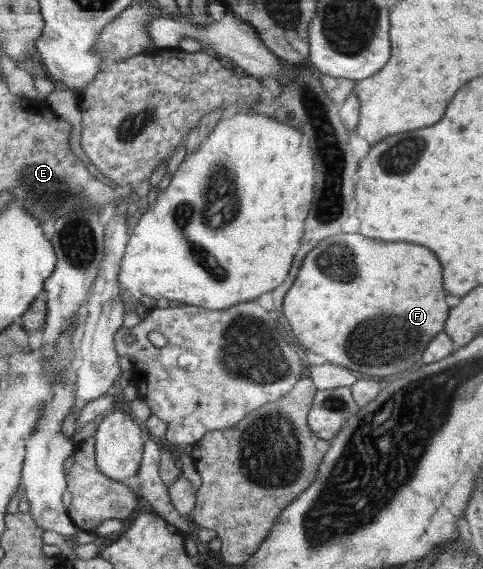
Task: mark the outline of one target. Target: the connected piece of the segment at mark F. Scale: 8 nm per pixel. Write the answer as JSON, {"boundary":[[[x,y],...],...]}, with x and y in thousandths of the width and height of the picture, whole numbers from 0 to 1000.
{"boundary":[[[696,411],[667,422],[629,453],[605,506],[588,522],[586,552],[617,598],[646,619],[671,626],[683,640],[749,657],[762,657],[766,643],[795,643],[839,657],[870,636],[882,605],[919,580],[928,534],[919,531],[915,467],[878,432],[787,425],[754,418],[749,411]]]}

